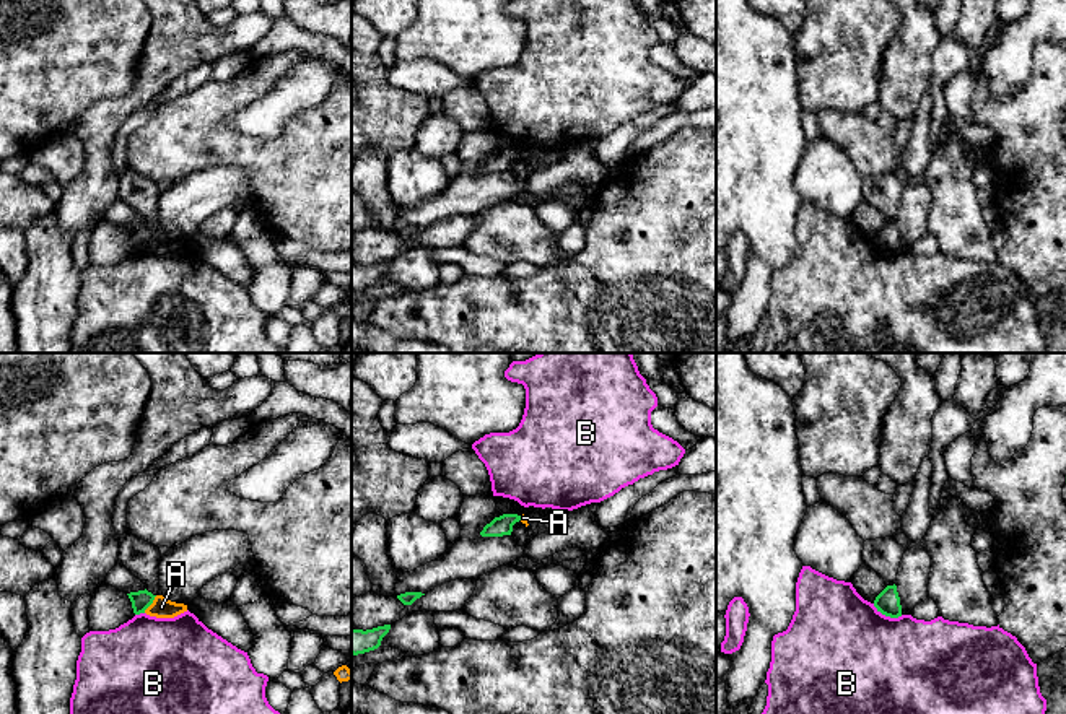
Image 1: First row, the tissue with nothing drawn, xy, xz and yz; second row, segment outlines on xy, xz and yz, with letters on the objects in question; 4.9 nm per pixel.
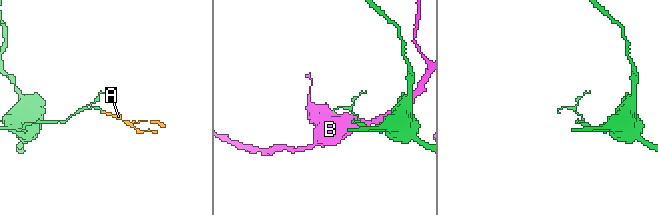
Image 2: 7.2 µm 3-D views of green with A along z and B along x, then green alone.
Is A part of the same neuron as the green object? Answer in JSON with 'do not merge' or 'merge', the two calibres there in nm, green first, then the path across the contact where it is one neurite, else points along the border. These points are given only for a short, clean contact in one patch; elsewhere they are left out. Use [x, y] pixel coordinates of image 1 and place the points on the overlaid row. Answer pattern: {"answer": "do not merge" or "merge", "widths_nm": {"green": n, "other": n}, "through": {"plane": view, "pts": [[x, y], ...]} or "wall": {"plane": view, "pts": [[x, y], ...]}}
{"answer": "do not merge", "widths_nm": {"green": 100, "other": 100}, "wall": {"plane": "xy", "pts": [[157, 596], [144, 612]]}}

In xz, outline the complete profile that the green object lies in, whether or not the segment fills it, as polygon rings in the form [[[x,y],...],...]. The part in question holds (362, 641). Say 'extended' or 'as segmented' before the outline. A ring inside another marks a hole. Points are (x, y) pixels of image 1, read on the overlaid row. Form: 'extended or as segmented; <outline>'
as segmented; [[[391,625],[378,626],[366,631],[352,629],[352,654],[358,655],[378,649],[389,629]]]

